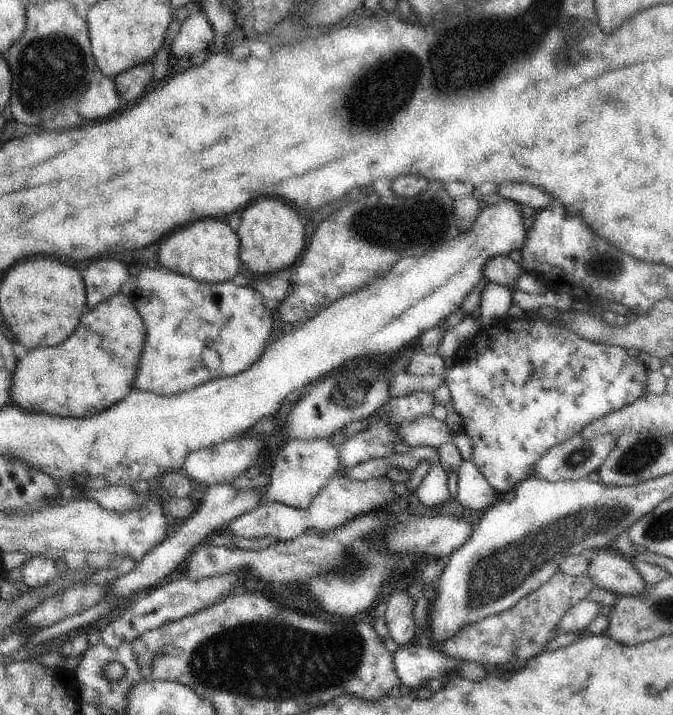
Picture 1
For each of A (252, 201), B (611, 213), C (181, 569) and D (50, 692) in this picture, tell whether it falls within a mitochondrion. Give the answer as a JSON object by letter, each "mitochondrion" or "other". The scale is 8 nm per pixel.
{"A":"other","B":"other","C":"other","D":"other"}

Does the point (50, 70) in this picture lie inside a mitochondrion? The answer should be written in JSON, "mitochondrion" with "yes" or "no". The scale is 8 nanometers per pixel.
{"mitochondrion":"yes"}

